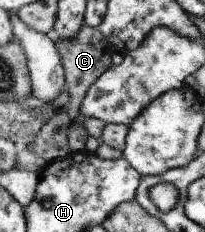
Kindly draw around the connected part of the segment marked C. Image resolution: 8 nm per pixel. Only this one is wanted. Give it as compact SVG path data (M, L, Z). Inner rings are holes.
M86 24L84 28L77 33L73 39L58 39L53 37L55 49L61 57L61 65L65 77L65 90L70 94L68 104L66 106L67 116L73 121L79 115L81 101L91 88L91 85L112 66L112 59L107 53L108 44L100 31L95 27L88 27Z

